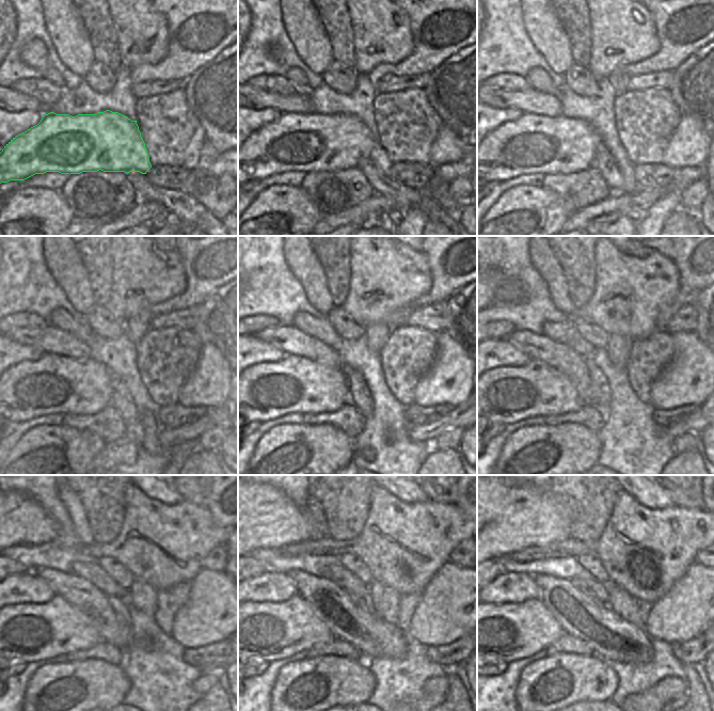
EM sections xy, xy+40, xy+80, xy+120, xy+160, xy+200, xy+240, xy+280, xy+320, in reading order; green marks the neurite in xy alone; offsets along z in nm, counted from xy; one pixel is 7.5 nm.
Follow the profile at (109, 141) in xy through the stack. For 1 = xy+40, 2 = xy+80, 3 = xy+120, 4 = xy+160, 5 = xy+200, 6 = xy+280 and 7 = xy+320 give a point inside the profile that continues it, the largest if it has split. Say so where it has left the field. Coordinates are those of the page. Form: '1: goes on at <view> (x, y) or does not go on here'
1: goes on at xy+40 (295, 142)
2: goes on at xy+80 (532, 144)
3: goes on at xy+120 (54, 383)
4: goes on at xy+160 (267, 391)
5: goes on at xy+200 (506, 394)
6: goes on at xy+280 (269, 631)
7: goes on at xy+320 (507, 632)

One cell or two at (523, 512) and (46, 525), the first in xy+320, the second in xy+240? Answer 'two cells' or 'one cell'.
one cell

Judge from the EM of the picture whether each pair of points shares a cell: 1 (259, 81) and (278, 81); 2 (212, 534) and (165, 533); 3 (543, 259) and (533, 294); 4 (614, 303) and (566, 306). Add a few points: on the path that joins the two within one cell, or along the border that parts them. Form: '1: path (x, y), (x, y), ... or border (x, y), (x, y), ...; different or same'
1: path (264, 81), (273, 81); same
2: path (201, 534), (177, 534); same
3: border (529, 250), (530, 264), (543, 280), (550, 296); different
4: border (575, 307), (568, 315); different

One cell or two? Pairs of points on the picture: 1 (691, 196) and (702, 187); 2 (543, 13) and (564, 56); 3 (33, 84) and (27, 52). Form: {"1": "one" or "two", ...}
{"1": "one", "2": "one", "3": "two"}

